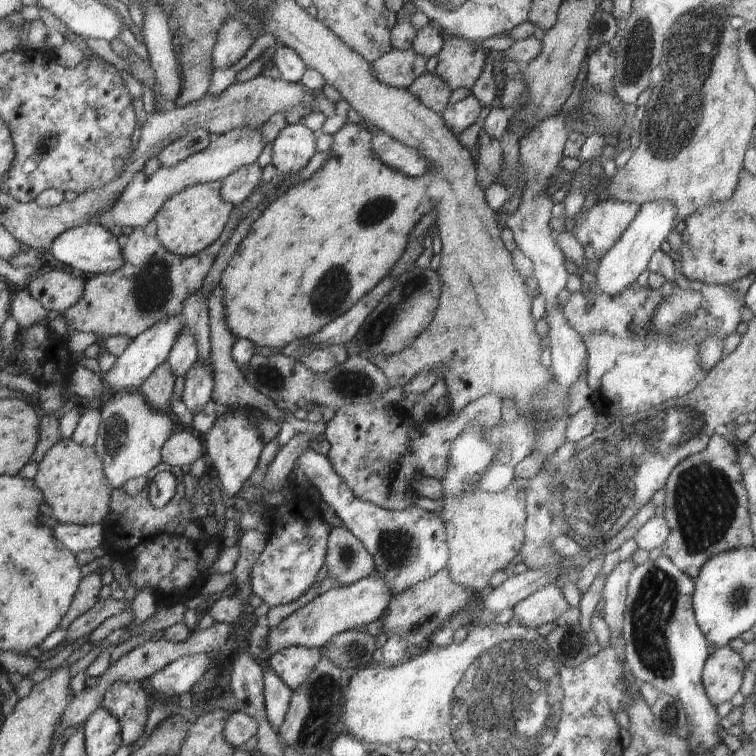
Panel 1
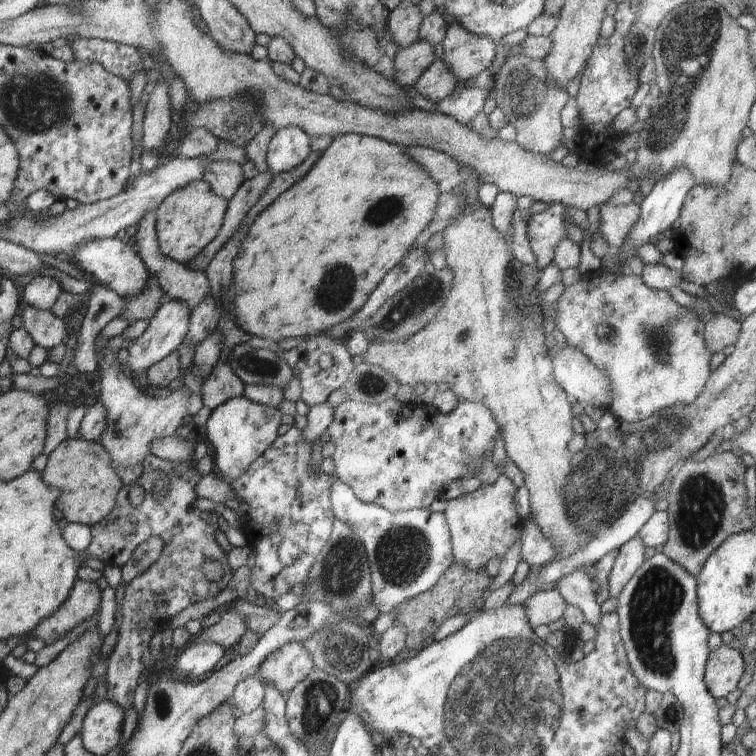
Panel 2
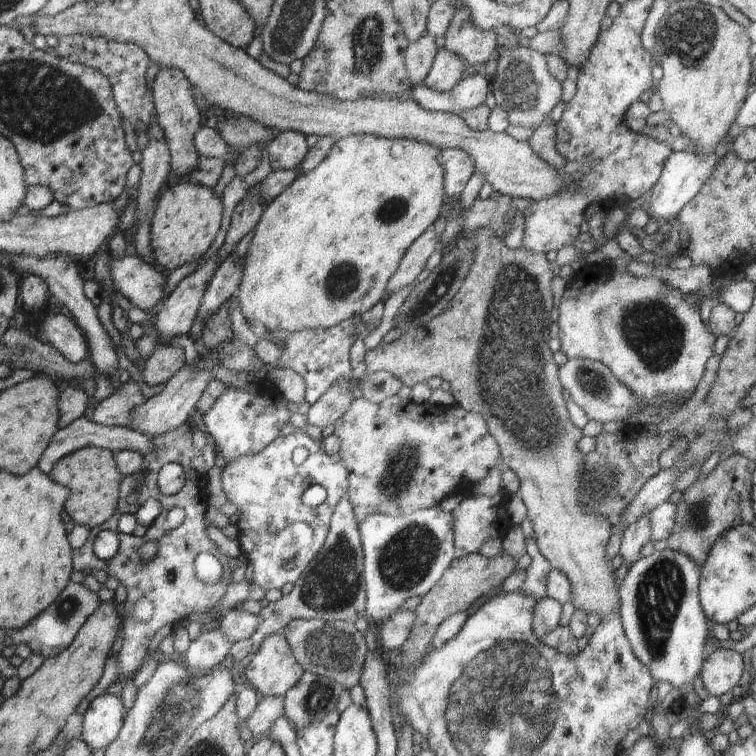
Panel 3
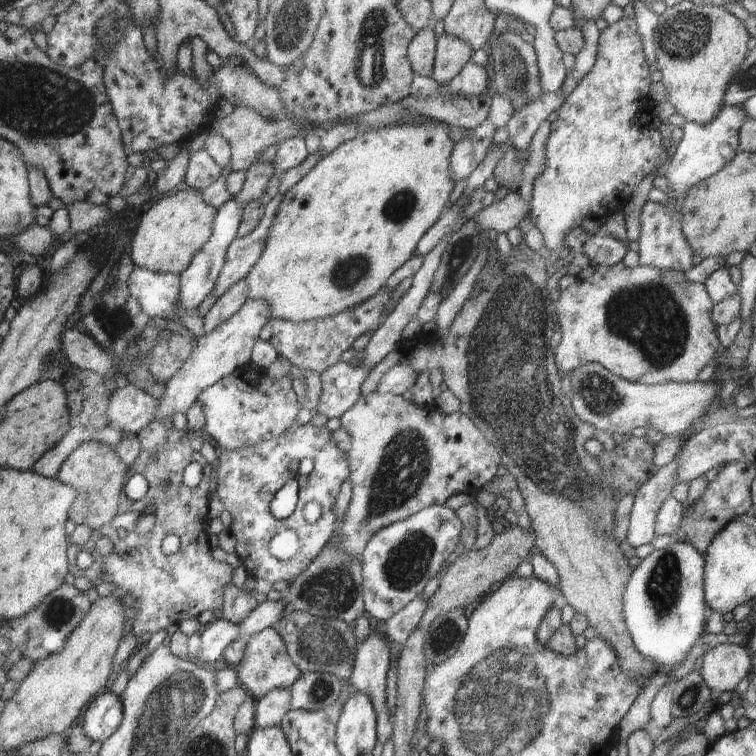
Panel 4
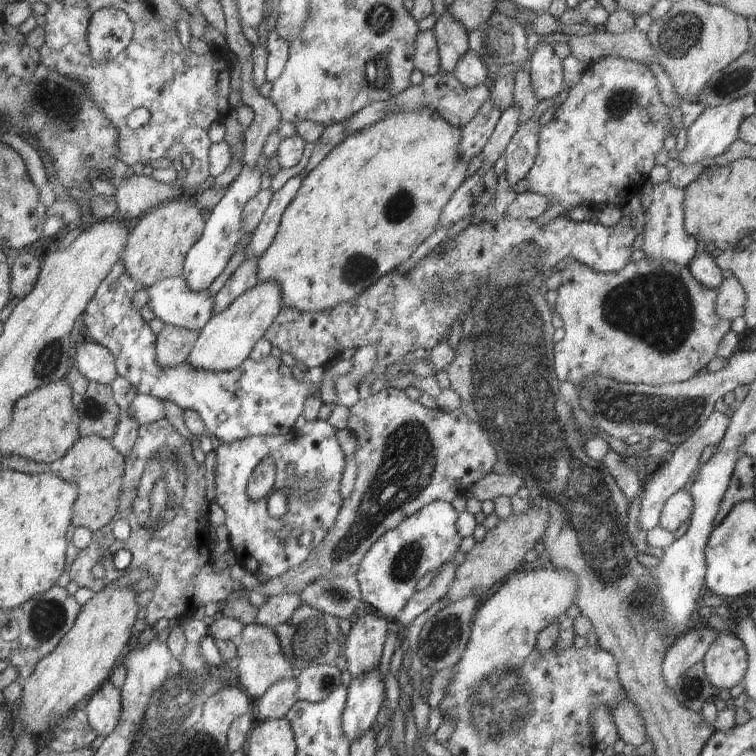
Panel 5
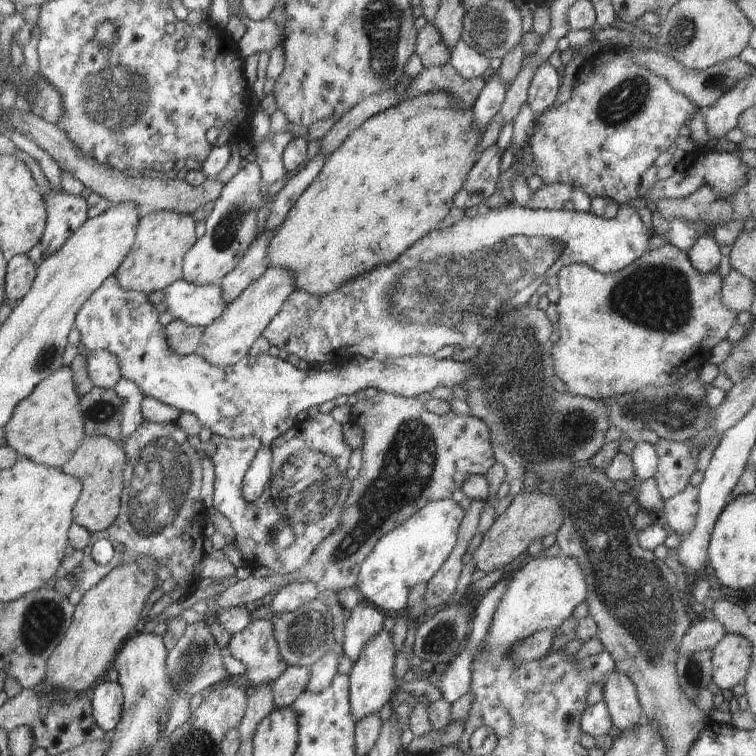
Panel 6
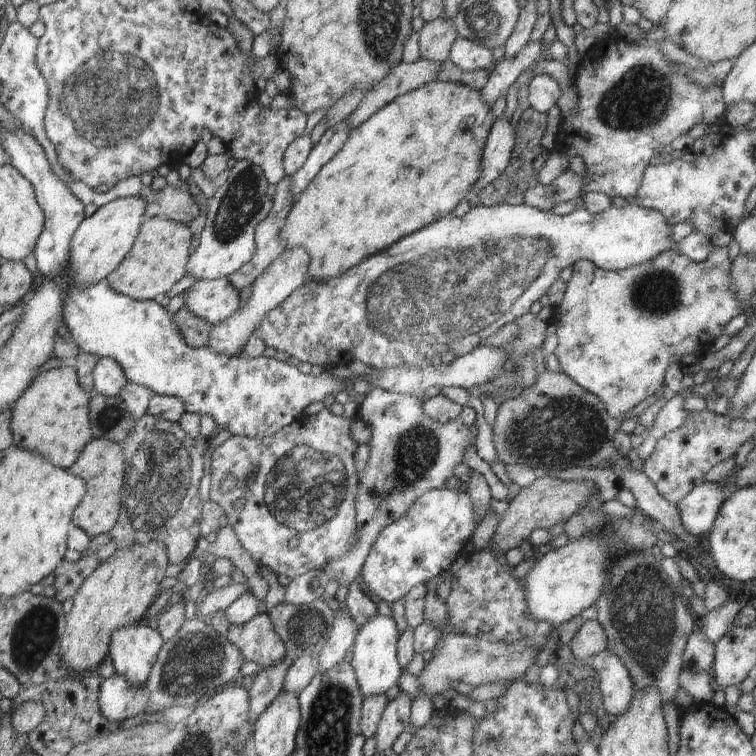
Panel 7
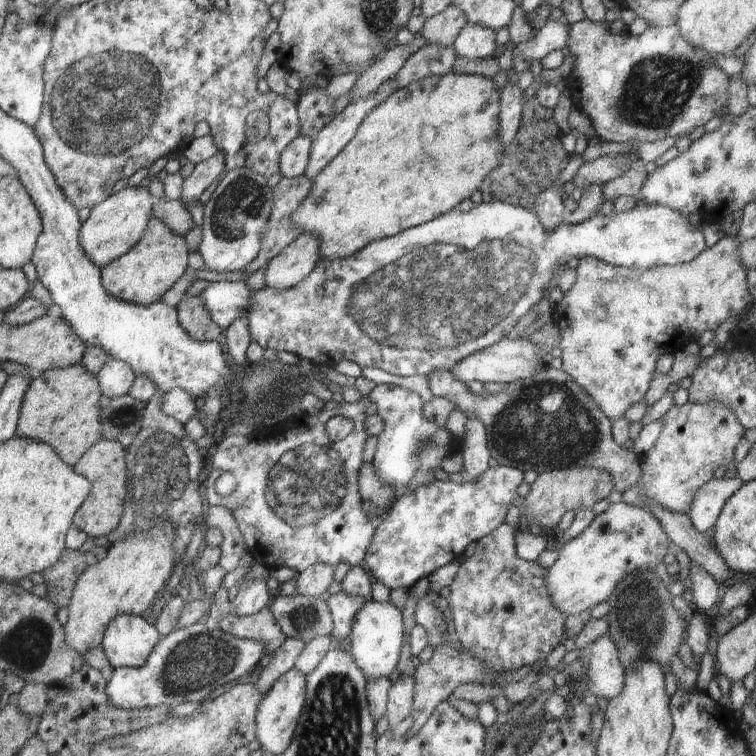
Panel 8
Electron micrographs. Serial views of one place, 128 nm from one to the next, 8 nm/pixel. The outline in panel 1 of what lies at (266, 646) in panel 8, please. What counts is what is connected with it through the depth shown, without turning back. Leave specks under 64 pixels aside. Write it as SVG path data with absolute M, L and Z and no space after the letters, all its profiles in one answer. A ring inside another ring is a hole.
M292 646L268 657L266 663L291 690L297 690L304 683L321 660L318 649Z

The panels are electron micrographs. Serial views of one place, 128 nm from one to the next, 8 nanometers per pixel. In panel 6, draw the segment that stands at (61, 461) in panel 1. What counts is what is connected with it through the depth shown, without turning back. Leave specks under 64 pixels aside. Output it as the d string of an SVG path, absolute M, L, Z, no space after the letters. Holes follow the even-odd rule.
M85 435L74 456L61 468L62 472L78 478L82 484L82 494L72 511L74 523L91 533L106 530L114 524L119 513L125 464L126 455L119 443L104 435Z

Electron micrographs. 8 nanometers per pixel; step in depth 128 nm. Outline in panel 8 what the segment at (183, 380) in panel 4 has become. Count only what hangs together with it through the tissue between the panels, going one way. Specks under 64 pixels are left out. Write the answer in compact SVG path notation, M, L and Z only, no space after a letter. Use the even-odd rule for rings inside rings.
M302 233L267 264L266 287L282 291L297 286L312 273L319 260L317 239Z

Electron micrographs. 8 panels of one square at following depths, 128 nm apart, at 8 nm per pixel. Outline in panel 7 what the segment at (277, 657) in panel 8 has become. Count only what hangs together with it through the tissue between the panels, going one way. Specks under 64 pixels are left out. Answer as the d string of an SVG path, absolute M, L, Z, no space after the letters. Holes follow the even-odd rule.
M284 656L280 662L264 668L254 678L249 690L250 696L250 724L254 724L265 708L283 690L284 677L293 661Z

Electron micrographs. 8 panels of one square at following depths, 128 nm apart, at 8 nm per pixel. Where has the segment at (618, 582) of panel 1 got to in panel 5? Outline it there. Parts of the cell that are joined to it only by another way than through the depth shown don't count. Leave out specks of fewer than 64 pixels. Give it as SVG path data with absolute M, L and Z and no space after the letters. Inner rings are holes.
M713 412L713 414L704 422L704 425L687 441L681 446L674 448L673 453L668 456L665 460L666 464L661 464L655 467L653 475L644 482L643 492L640 495L640 516L638 516L638 527L640 530L648 533L650 530L659 526L659 517L662 508L665 503L674 495L676 492L682 491L686 483L689 482L693 472L697 469L697 466L704 454L704 450L714 444L718 444L724 439L729 418L725 414L720 412Z

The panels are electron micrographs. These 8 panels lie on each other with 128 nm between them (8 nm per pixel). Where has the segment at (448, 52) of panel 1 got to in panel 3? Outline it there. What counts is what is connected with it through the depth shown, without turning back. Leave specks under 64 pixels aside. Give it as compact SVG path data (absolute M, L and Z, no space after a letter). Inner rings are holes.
M458 8L444 36L445 48L459 57L468 72L476 72L480 64L485 65L492 57L492 52L499 49L496 45L496 32L485 32L475 28L470 21L467 9Z

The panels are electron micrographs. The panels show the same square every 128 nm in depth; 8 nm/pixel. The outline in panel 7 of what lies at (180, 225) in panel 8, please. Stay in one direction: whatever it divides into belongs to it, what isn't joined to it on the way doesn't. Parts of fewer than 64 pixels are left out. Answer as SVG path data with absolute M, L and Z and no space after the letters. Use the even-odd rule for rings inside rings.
M166 185L158 192L151 190L143 200L148 218L167 218L178 224L189 225L191 219L199 215L198 204L182 185L177 188Z

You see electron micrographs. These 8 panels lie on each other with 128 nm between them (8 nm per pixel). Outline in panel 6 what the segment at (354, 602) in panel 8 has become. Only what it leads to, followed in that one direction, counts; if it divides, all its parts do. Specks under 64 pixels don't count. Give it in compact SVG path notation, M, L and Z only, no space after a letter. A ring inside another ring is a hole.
M334 644L330 652L326 652L322 658L319 658L310 668L310 680L306 685L306 690L312 694L320 694L324 688L330 686L332 678L336 676L338 663L344 656L343 644Z

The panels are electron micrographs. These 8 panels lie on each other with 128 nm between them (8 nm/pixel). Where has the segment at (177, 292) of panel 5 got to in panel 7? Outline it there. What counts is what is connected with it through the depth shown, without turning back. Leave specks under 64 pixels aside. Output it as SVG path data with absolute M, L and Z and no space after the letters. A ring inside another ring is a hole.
M227 278L194 282L185 291L183 307L212 325L228 320L239 306L240 290Z

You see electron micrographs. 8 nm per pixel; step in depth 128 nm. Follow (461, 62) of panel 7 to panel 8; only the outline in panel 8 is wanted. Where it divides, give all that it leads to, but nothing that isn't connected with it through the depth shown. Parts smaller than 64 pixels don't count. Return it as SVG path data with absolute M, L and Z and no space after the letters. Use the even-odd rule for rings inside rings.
M466 24L453 43L453 50L457 58L466 61L480 61L491 58L497 46L495 36L496 33L491 29Z

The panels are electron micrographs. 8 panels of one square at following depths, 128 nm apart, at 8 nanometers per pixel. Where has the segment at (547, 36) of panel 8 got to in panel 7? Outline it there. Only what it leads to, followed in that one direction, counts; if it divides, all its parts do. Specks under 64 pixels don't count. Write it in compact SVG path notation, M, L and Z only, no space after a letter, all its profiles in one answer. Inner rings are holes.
M542 39L528 40L528 44L514 56L514 58L501 58L501 61L489 71L488 82L480 91L484 104L494 106L498 98L506 97L506 92L515 80L526 70L530 69L542 56Z

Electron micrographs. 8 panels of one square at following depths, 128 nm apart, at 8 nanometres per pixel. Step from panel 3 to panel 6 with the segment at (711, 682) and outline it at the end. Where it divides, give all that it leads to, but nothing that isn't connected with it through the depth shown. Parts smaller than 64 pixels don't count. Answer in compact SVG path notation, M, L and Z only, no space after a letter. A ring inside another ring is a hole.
M726 633L711 650L713 682L720 689L734 688L744 681L752 664L752 644L735 633Z

